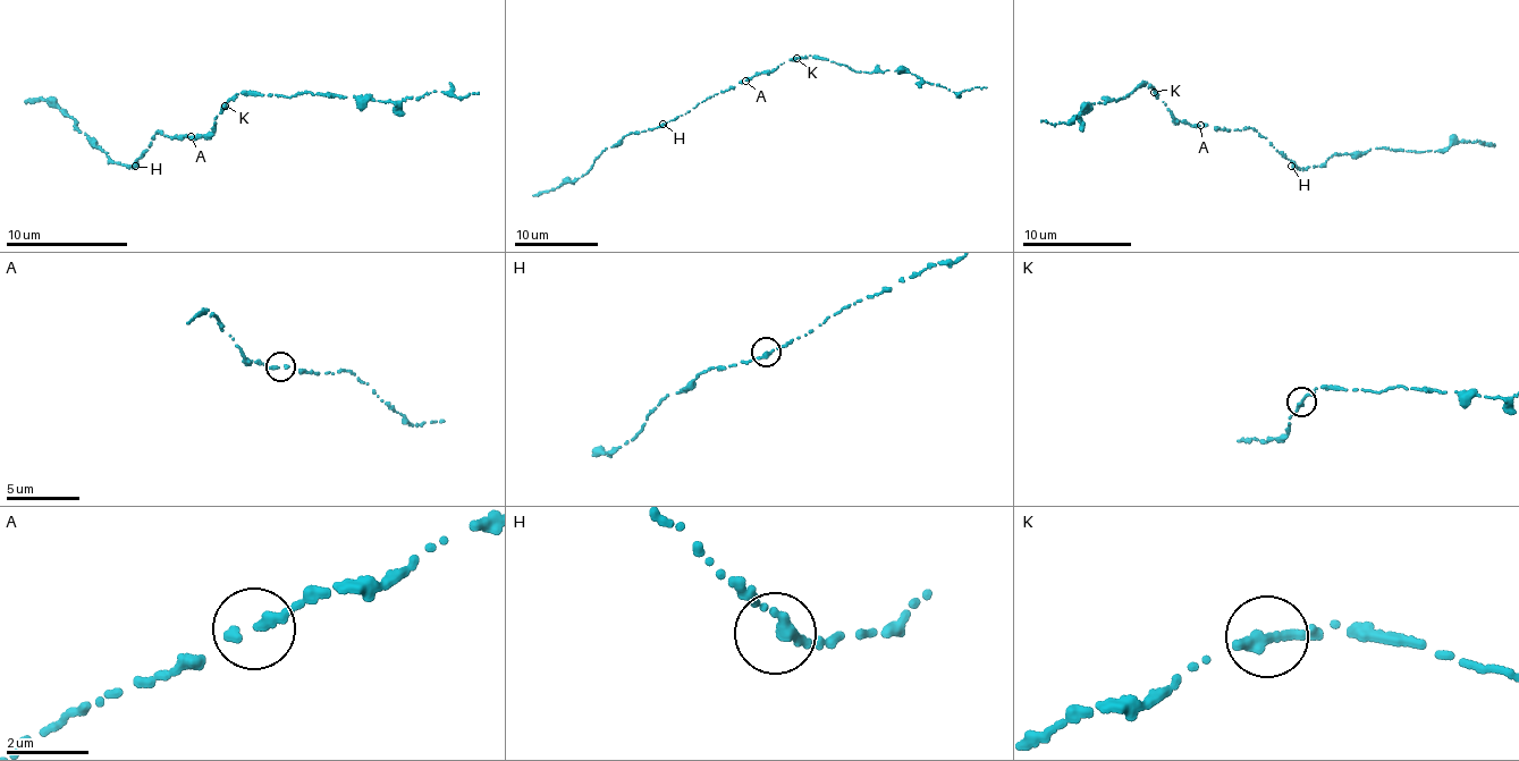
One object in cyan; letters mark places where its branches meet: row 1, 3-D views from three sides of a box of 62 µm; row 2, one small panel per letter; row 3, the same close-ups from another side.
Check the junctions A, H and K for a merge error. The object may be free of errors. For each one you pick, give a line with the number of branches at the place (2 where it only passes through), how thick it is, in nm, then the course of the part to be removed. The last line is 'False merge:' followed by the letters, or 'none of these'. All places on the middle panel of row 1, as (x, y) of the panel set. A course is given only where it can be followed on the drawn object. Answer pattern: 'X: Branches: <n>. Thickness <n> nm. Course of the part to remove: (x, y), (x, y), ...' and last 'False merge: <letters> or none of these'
False merge: none of these

